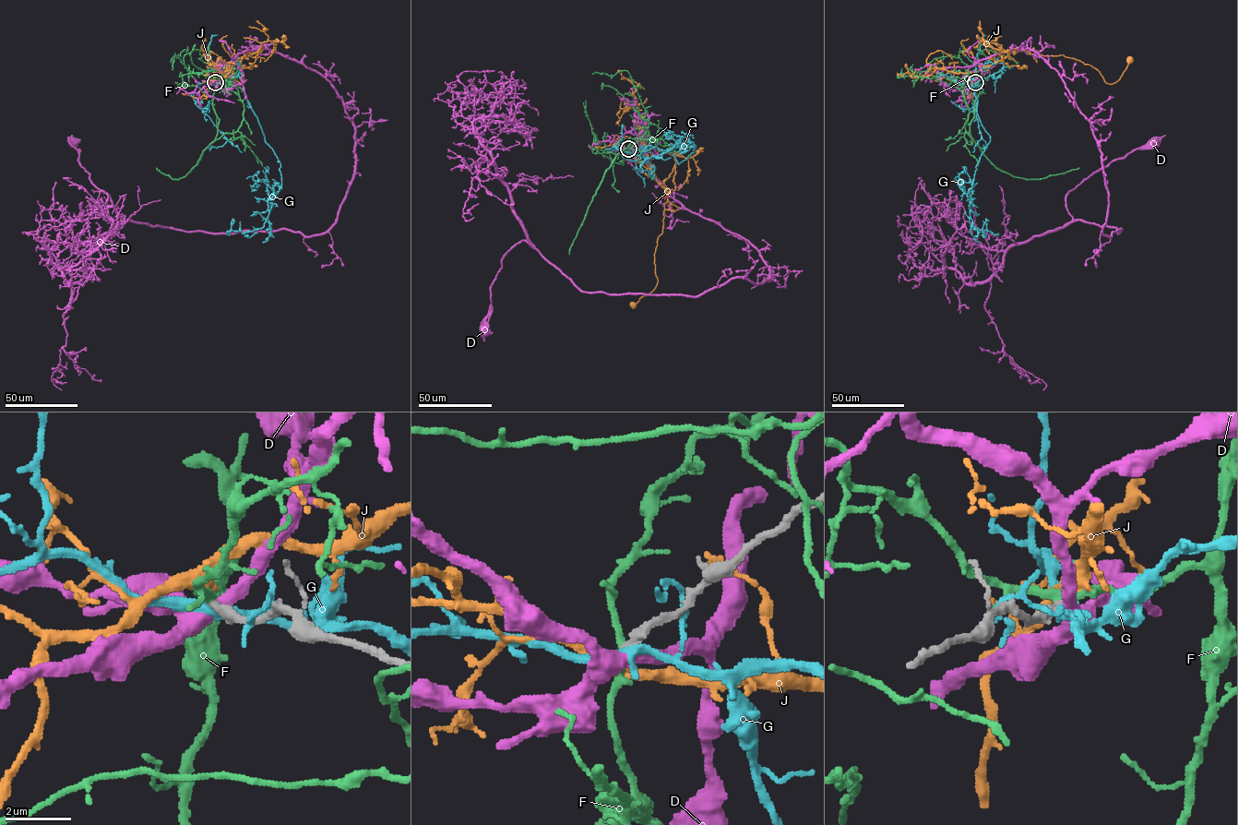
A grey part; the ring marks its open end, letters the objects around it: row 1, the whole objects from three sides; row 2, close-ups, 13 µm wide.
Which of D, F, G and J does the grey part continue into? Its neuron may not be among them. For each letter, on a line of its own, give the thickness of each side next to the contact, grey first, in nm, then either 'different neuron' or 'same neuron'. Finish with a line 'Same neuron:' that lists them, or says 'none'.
D: calibres 340 and 400 nm; different neuron
F: calibres 320 and 220 nm; different neuron
G: calibres 360 and 300 nm; different neuron
J: calibres 320 and 260 nm; same neuron
Same neuron: J

